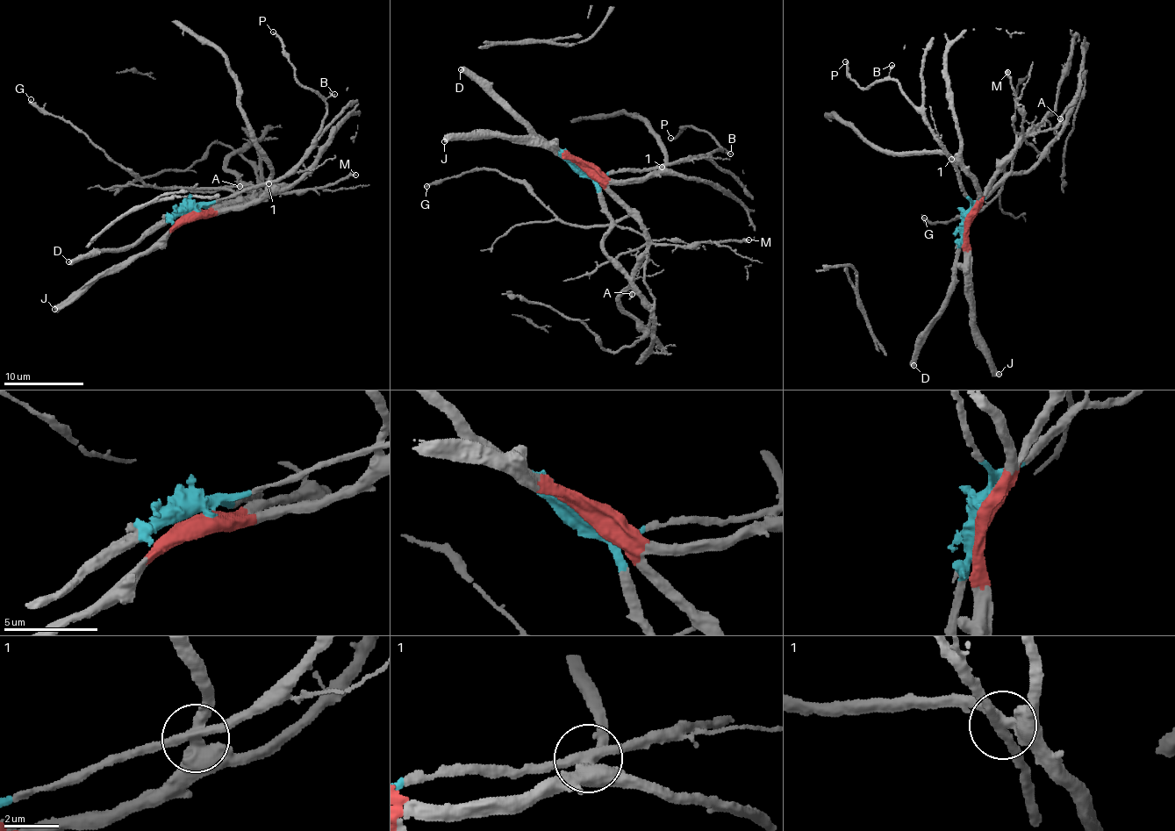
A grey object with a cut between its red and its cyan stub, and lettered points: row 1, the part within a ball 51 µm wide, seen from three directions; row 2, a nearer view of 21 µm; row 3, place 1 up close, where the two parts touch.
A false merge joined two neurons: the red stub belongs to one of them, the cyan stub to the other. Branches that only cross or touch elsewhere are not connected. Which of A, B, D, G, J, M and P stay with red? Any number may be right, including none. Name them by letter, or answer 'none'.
G, J, M

